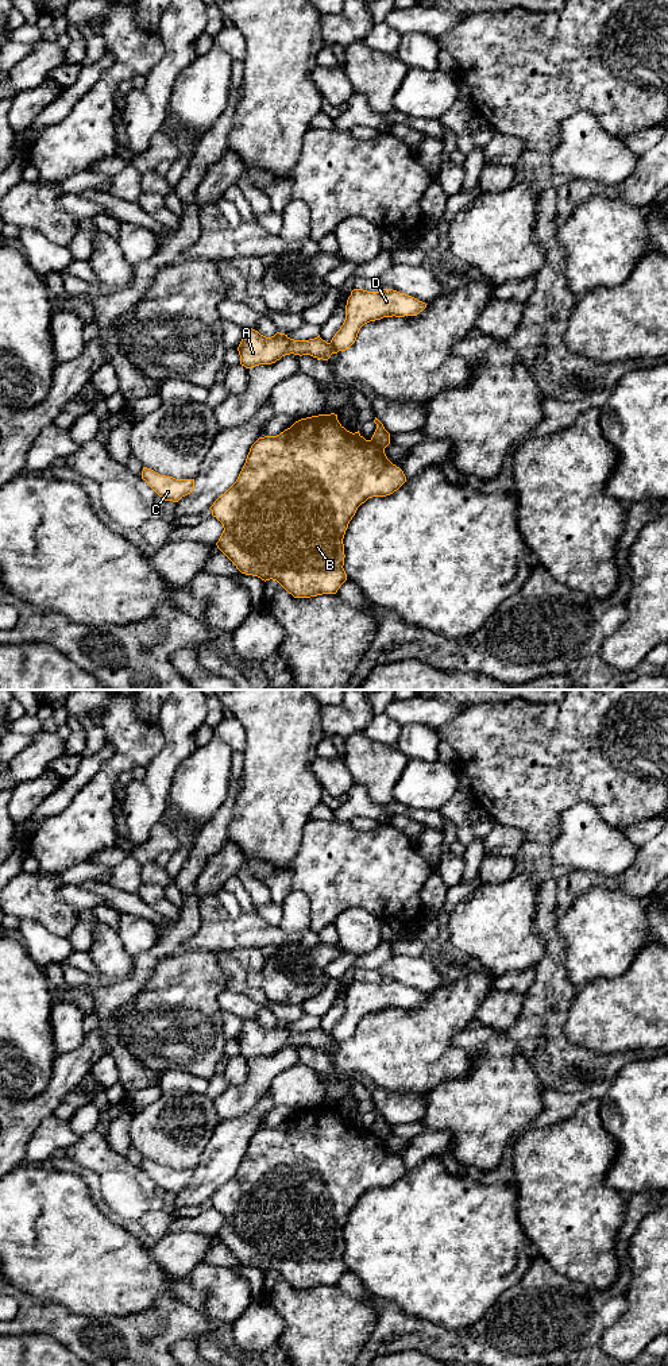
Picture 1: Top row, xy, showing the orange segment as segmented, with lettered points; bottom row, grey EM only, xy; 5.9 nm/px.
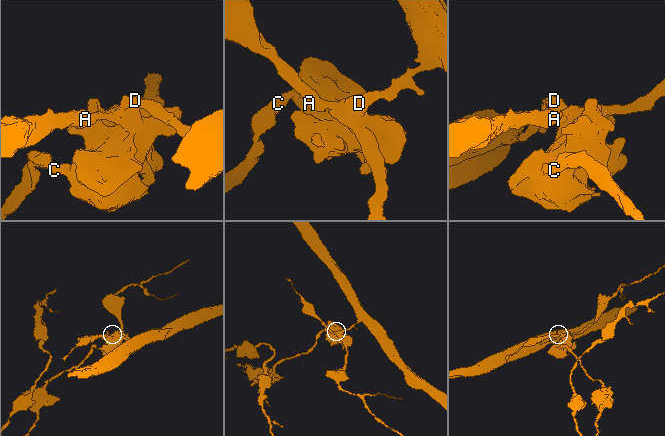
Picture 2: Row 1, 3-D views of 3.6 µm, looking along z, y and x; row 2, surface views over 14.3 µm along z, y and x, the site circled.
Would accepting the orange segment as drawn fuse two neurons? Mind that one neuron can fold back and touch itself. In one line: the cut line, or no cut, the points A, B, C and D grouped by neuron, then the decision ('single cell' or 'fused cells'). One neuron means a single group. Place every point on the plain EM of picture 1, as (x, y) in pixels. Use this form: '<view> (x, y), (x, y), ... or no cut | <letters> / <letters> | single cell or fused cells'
xy (370, 1131), (383, 1139) | A / B C D | fused cells

